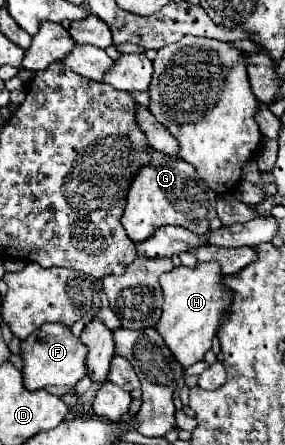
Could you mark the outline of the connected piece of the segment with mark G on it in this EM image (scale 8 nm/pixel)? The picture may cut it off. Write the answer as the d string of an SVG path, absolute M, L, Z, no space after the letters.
M150 150L152 162L144 166L128 192L126 208L122 214L122 226L130 240L144 242L160 226L184 226L196 234L204 234L210 228L210 220L216 218L216 194L198 178L192 164L180 158L168 158L156 150Z

